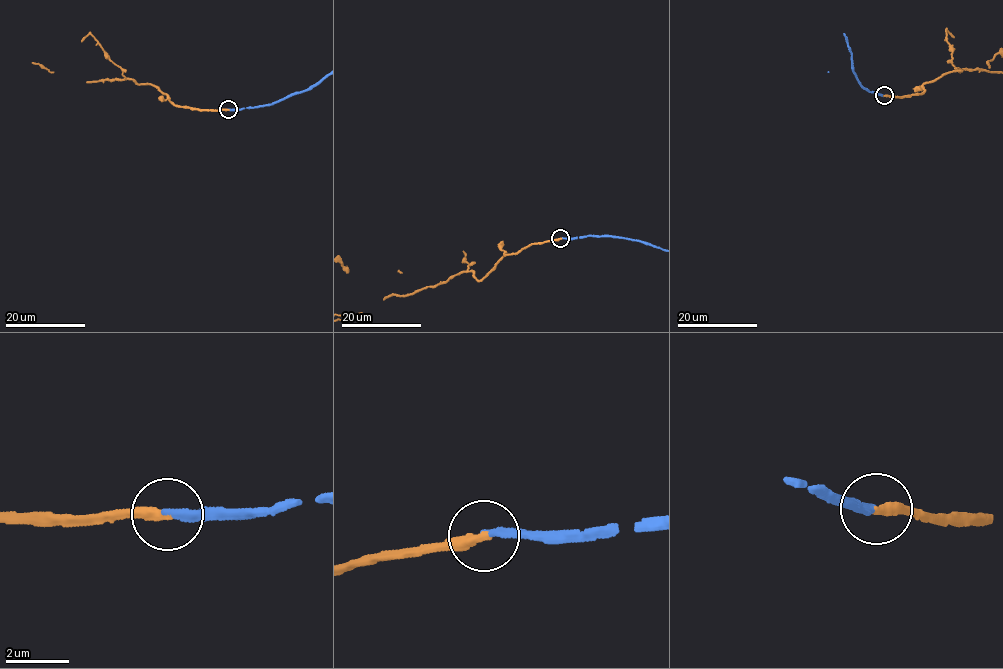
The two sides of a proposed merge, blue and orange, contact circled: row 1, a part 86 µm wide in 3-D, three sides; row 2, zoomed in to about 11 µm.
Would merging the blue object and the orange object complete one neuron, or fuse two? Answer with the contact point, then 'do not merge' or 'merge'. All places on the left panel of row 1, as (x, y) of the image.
place (228, 109); merge

